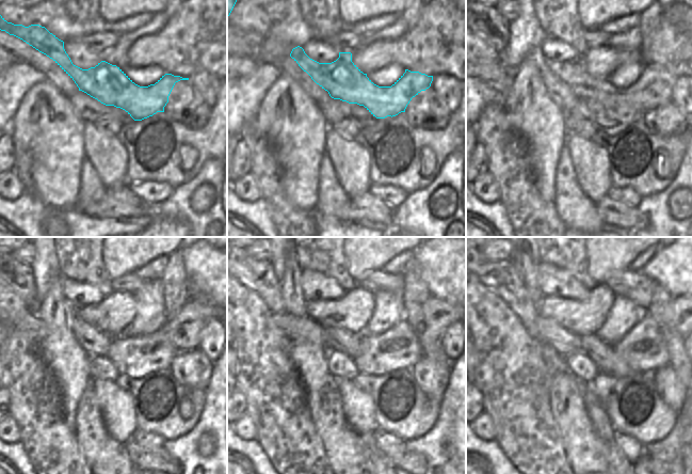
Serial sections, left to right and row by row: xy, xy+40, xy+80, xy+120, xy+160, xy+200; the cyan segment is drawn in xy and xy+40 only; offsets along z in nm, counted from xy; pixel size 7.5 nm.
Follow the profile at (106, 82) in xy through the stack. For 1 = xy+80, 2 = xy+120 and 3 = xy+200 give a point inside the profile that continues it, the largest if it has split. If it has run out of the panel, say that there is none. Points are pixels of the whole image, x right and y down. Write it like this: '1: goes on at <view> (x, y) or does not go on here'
1: goes on at xy+80 (654, 88)
2: goes on at xy+120 (183, 330)
3: goes on at xy+200 (682, 311)

